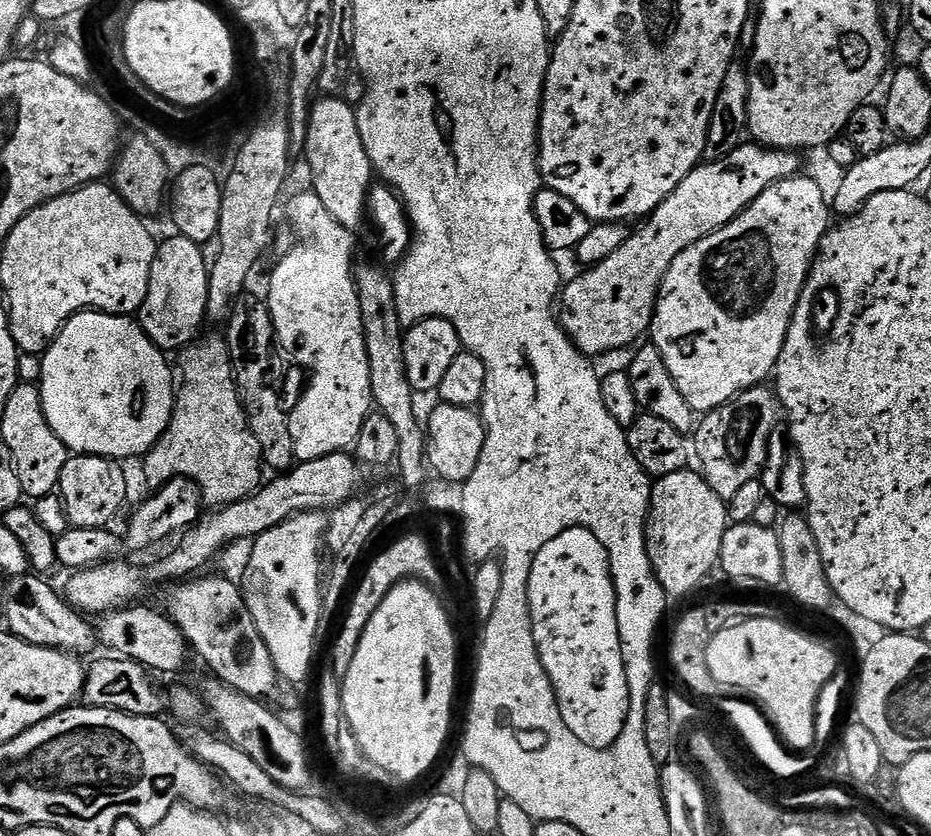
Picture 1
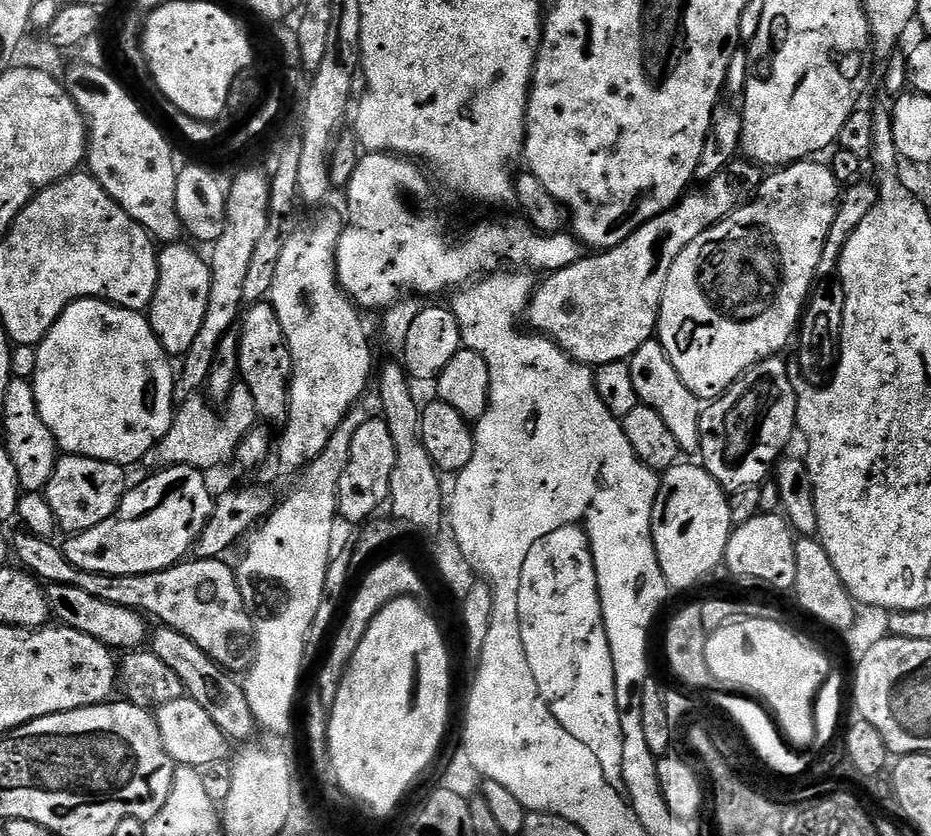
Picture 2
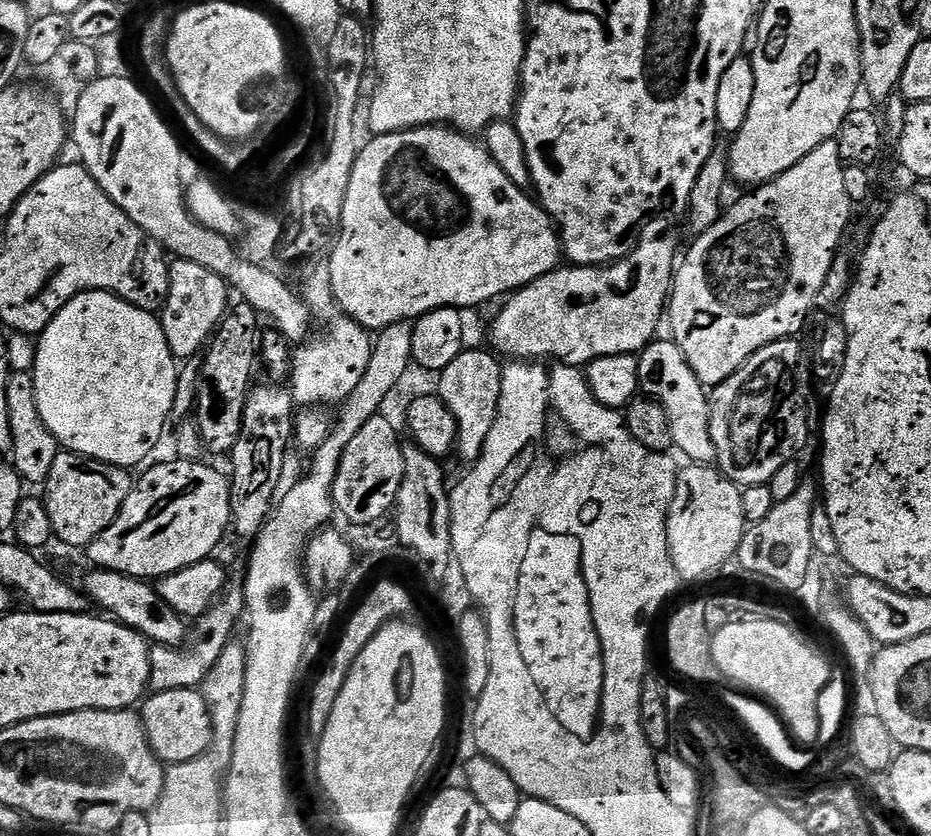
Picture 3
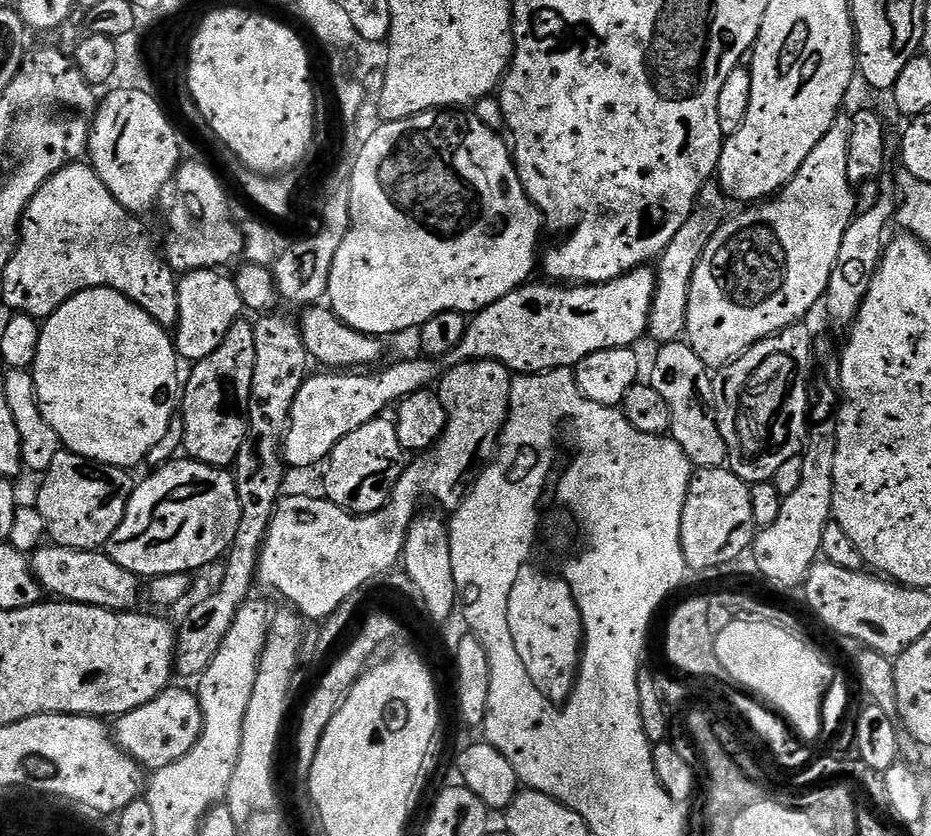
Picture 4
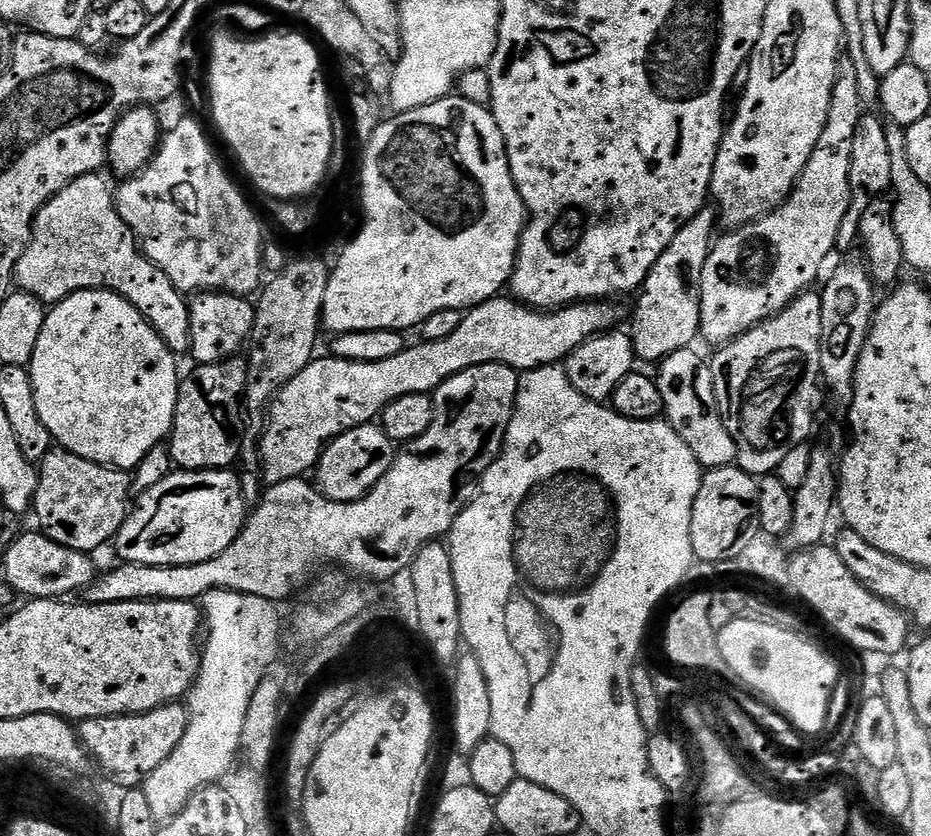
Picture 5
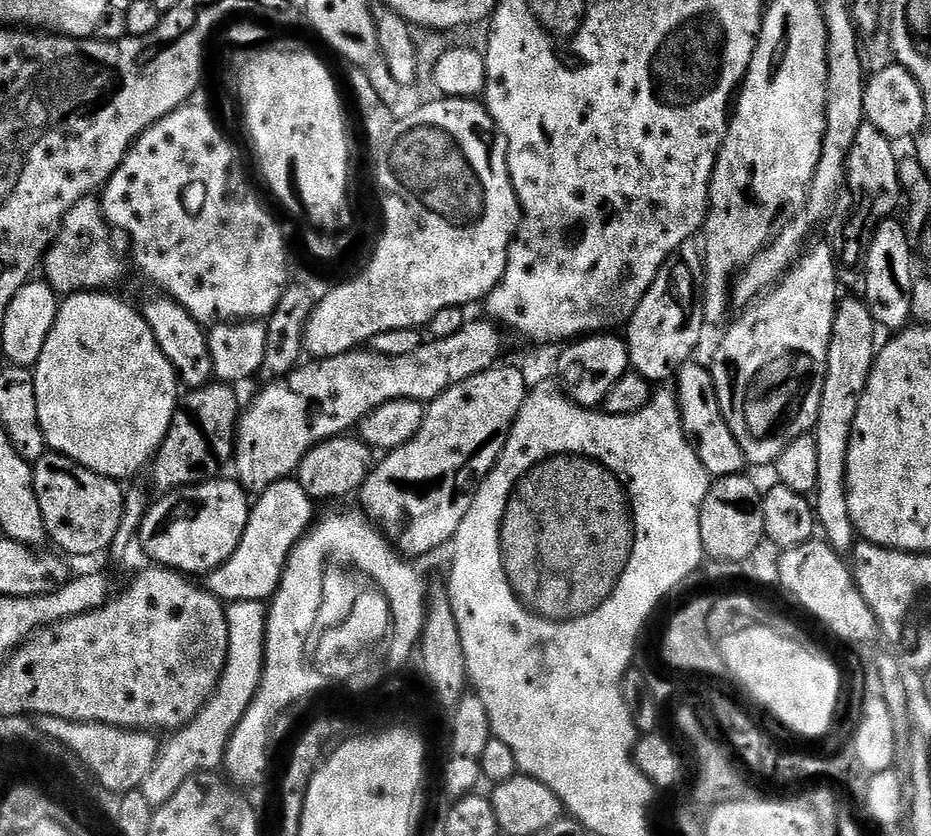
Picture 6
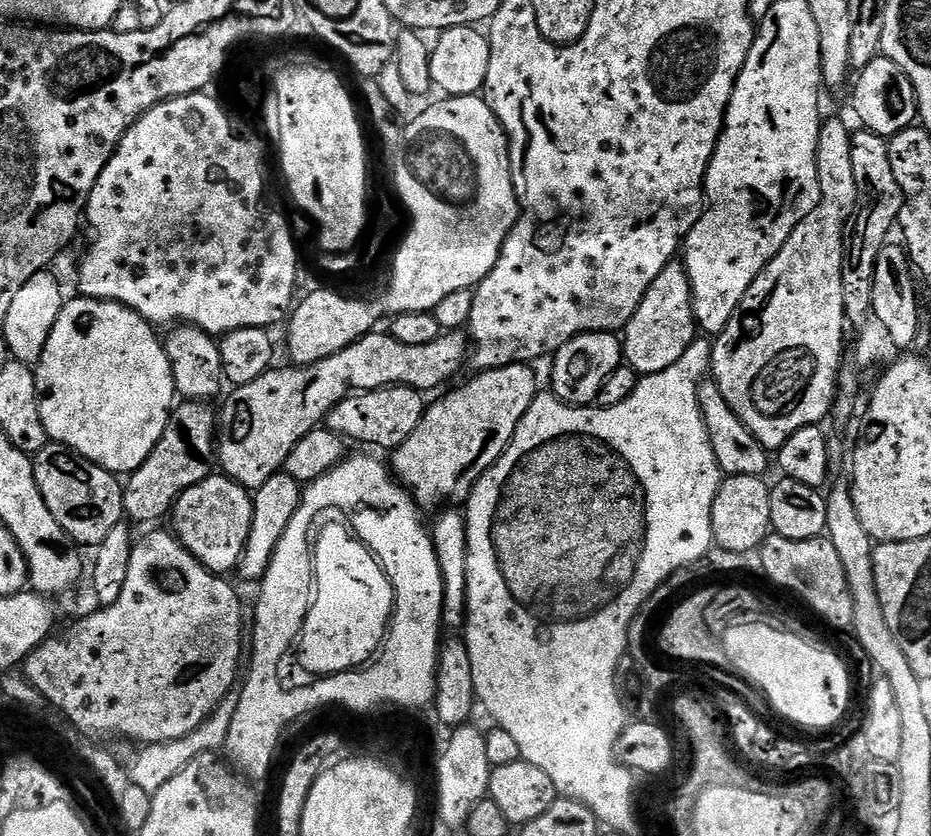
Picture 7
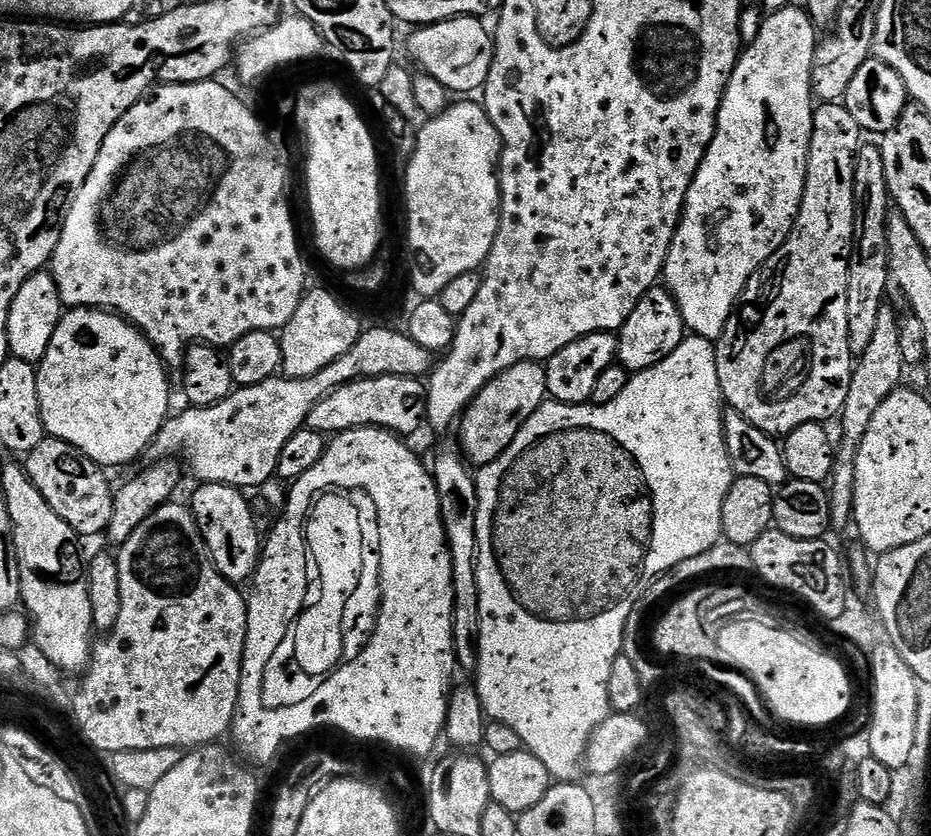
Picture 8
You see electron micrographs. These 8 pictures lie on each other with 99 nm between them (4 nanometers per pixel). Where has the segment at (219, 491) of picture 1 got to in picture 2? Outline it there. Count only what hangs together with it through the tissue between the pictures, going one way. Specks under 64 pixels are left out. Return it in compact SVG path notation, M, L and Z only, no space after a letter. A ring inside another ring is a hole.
M237 386L233 390L232 396L223 409L225 412L221 420L216 413L219 411L211 403L201 400L200 398L185 400L175 409L170 430L164 435L158 448L158 452L164 455L165 465L181 464L201 470L216 468L227 460L231 461L244 435L251 428L257 427L258 417L254 406L254 394L250 394L248 388Z

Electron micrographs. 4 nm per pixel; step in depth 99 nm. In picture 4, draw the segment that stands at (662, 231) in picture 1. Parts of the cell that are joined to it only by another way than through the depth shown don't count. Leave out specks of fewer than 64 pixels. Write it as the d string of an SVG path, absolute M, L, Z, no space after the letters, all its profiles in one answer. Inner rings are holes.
M651 267L635 268L633 272L605 284L557 286L552 282L536 283L529 282L522 288L515 288L506 294L506 298L475 313L468 320L462 342L458 342L456 349L447 356L447 363L454 365L464 364L468 360L496 360L513 374L539 374L572 370L578 362L582 362L582 358L598 350L631 348L639 345L640 339L645 339L656 289L656 274Z

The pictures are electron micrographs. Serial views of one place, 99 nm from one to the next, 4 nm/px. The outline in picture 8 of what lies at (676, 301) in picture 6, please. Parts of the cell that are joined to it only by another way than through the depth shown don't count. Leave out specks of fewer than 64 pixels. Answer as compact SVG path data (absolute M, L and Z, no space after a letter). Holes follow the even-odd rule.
M664 286L652 288L638 302L638 306L634 306L634 314L630 314L630 318L626 318L626 322L620 327L618 333L619 363L632 374L653 368L662 362L662 358L678 350L685 335L684 319L674 302L672 293Z

